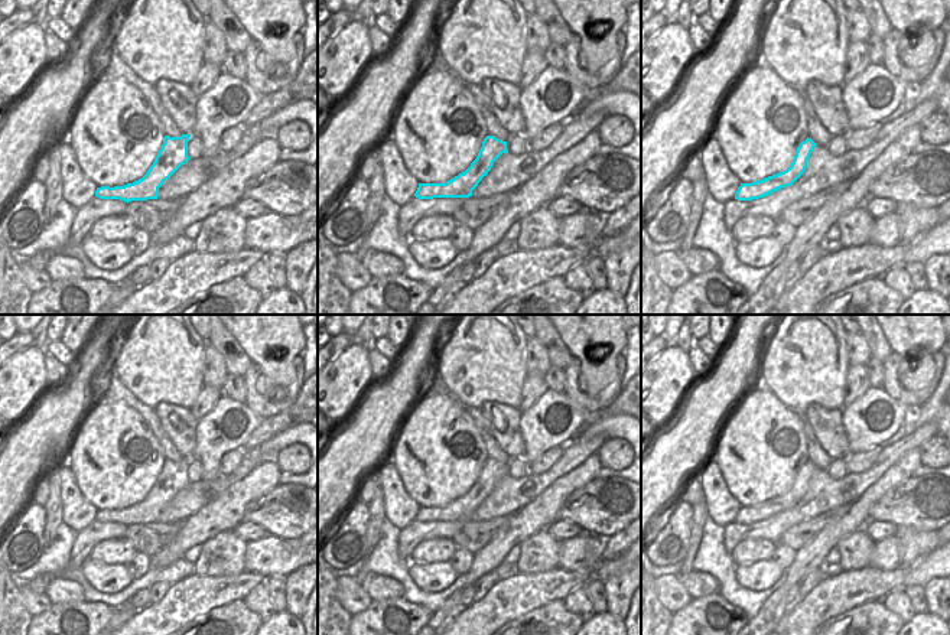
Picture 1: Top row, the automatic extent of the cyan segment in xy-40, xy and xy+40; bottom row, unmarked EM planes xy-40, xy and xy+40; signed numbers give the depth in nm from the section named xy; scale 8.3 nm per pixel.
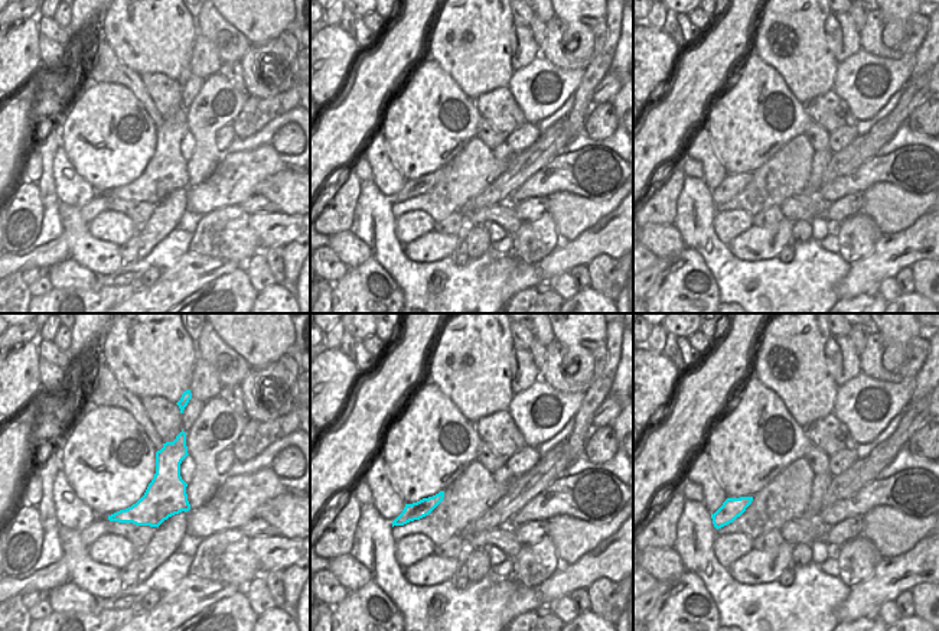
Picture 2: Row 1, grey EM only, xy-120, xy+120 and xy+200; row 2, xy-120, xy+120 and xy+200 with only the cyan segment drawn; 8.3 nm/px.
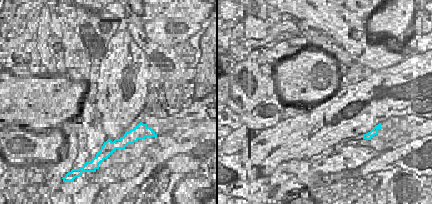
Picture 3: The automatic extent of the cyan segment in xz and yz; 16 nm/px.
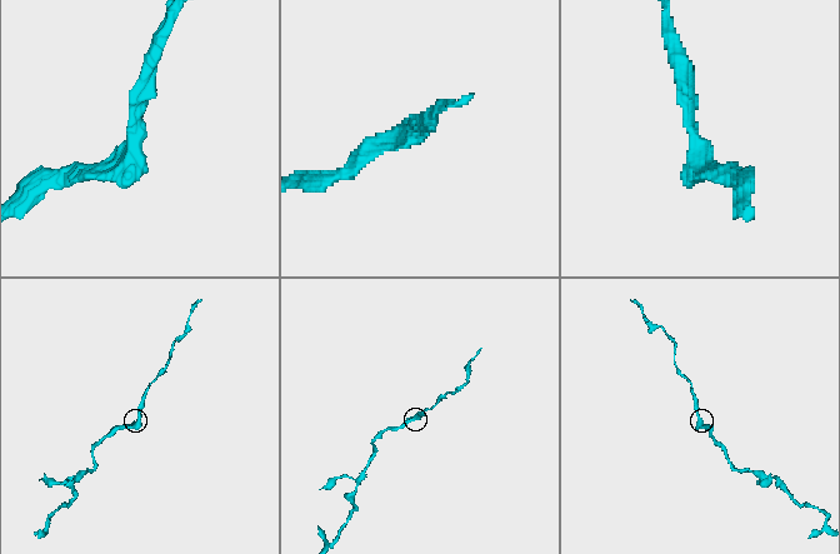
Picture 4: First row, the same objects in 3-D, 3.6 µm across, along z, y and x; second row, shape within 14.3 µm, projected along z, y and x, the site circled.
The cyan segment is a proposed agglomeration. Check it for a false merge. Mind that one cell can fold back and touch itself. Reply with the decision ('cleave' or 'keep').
keep

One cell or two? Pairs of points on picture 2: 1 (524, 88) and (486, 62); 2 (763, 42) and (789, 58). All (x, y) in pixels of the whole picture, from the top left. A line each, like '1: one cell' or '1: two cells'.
1: two cells
2: one cell

